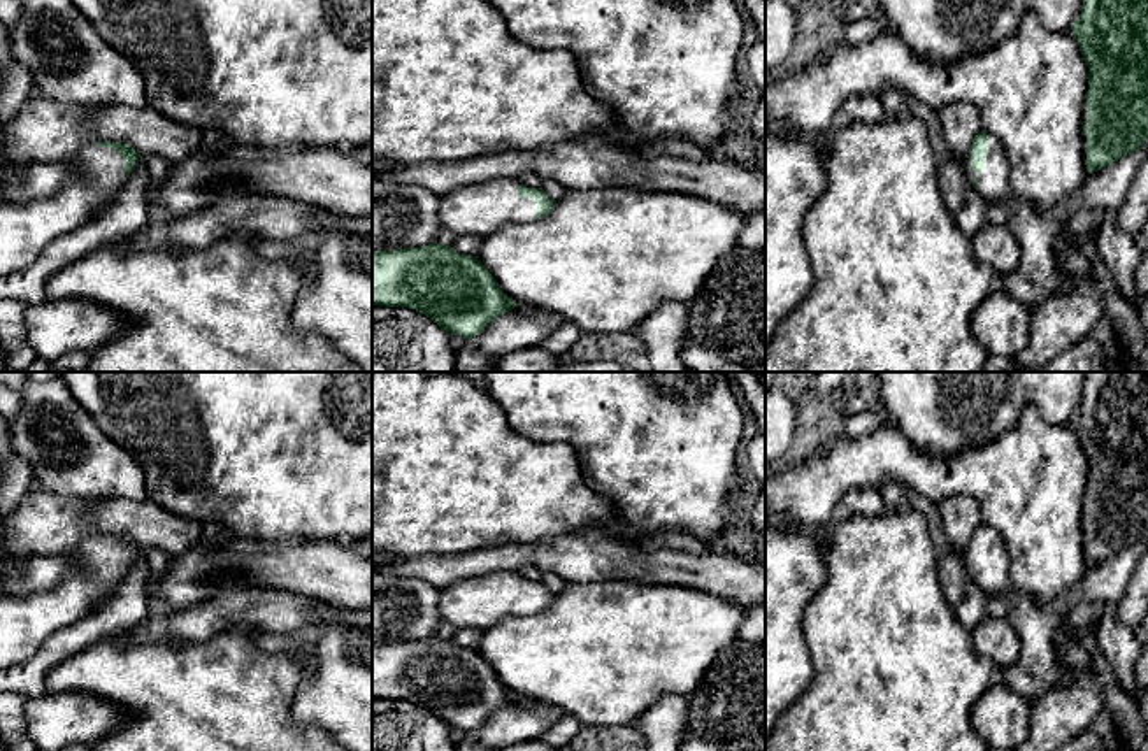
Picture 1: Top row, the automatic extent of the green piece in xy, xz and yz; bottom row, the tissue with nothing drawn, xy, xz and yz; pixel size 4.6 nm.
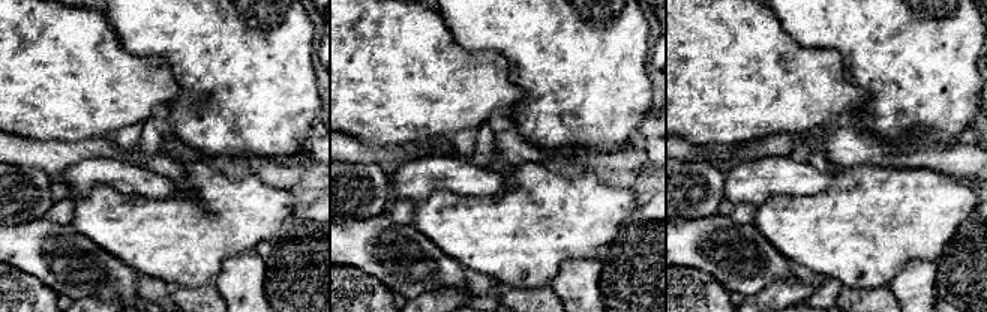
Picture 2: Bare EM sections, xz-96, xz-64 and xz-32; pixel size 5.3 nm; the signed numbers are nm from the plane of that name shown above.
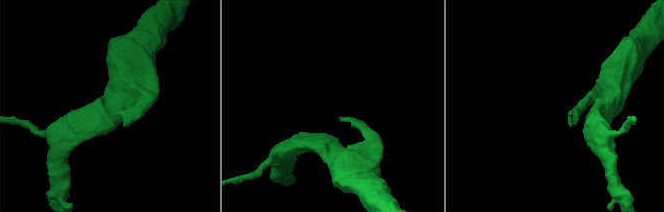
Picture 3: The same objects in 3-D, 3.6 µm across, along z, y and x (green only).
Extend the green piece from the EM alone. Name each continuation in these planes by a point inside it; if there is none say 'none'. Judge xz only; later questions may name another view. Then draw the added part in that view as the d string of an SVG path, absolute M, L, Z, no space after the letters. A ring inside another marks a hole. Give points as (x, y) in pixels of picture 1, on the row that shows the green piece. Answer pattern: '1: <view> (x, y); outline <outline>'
1: xz (474, 209); outline M493 179L465 184L439 204L439 219L456 235L488 235L506 223L535 221L537 204L518 197L520 179Z

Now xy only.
1: xy (97, 172); outline M91 142L65 165L72 181L54 195L0 204L0 279L26 268L49 242L97 218L125 186L123 156L111 147Z

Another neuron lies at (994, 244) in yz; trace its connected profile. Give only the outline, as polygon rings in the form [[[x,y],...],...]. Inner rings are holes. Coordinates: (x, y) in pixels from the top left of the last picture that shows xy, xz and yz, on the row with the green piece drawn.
[[[985,223],[971,239],[974,258],[990,265],[999,275],[1013,272],[1020,263],[1020,246],[1008,225]]]

